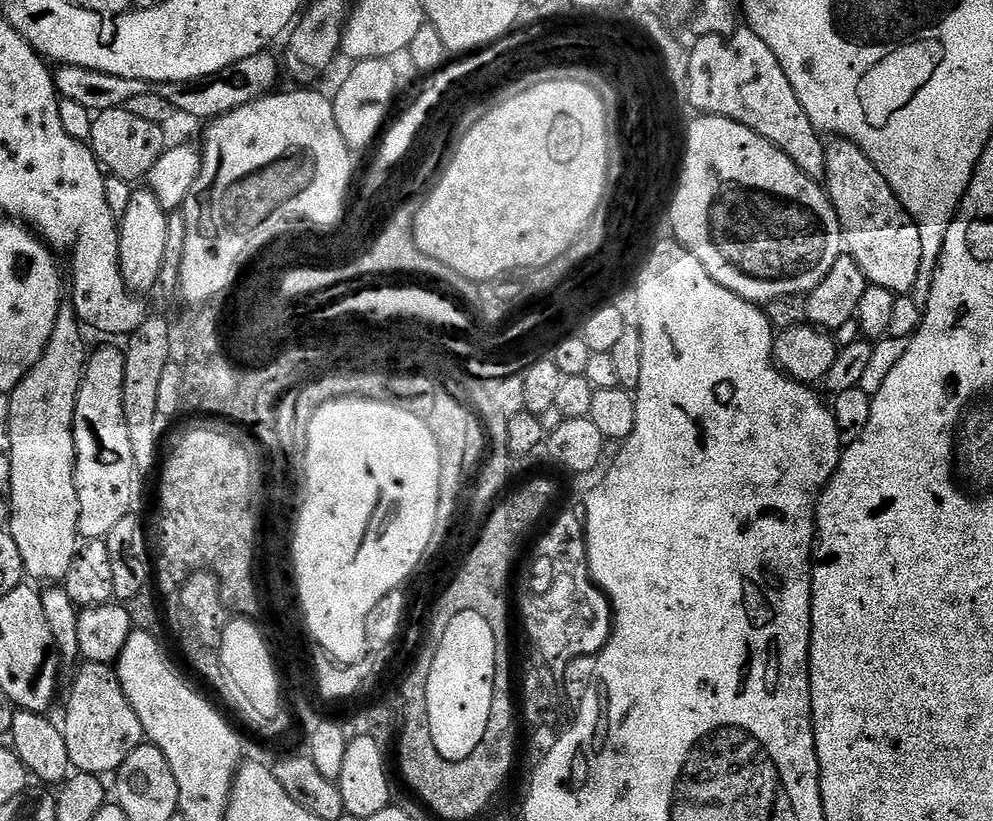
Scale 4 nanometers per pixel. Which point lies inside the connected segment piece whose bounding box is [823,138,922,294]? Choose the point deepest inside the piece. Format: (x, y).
(876, 230)

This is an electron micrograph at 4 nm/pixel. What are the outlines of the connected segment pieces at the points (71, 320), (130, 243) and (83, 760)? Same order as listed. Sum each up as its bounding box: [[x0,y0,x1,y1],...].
[[6,302,90,582],[119,186,168,294],[62,662,145,778]]

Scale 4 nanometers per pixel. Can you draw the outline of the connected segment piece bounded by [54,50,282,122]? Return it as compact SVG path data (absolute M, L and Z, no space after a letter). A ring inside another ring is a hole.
M265 50L250 58L244 58L233 66L228 66L218 74L206 75L202 78L174 83L148 83L138 78L118 78L118 74L102 74L98 70L86 70L78 66L61 64L55 69L56 90L61 100L79 102L92 113L114 110L128 105L130 98L138 98L138 94L156 94L166 99L181 115L200 118L203 122L225 116L234 109L241 108L254 100L273 93L277 89L278 78L282 76L279 59Z

